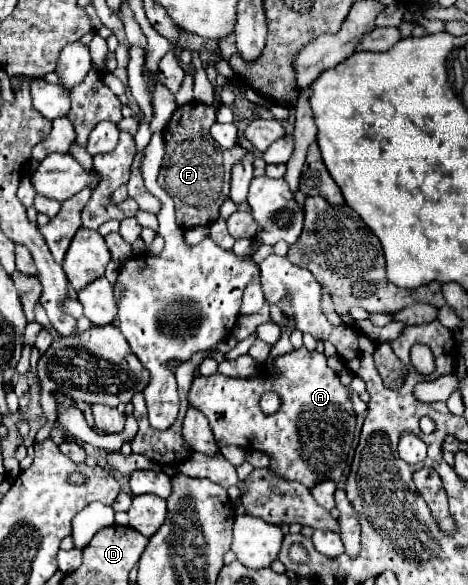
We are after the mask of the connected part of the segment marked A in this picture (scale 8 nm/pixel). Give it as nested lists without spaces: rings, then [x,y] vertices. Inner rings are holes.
[[[305,347],[275,359],[275,371],[261,371],[253,379],[235,379],[221,373],[195,377],[189,391],[189,405],[203,411],[209,419],[215,443],[219,447],[237,445],[247,451],[263,451],[271,457],[269,467],[293,481],[313,487],[317,481],[339,481],[345,469],[347,453],[353,443],[355,411],[349,389],[341,385],[337,373],[327,365],[325,353]],[[265,391],[279,393],[283,405],[277,413],[265,415],[259,409],[259,397]]]

